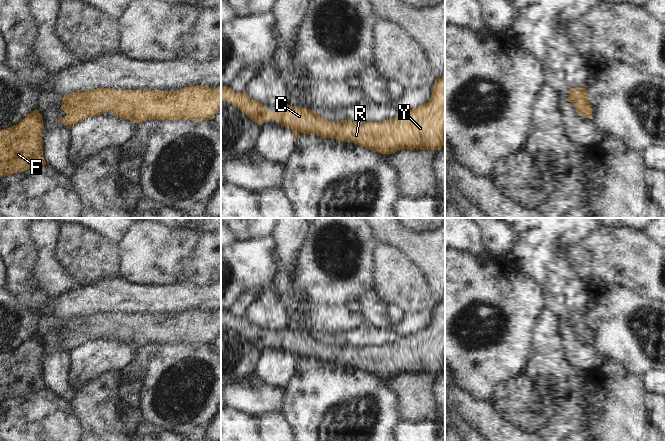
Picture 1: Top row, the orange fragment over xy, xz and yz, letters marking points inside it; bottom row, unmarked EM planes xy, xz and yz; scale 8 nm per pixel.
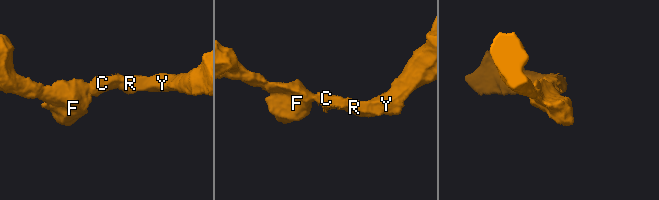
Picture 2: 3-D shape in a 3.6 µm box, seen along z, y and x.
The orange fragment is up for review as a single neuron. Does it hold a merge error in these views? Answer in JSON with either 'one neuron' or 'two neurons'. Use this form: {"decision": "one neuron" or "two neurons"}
{"decision": "one neuron"}

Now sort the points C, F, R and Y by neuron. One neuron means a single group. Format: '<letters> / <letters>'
C F R Y

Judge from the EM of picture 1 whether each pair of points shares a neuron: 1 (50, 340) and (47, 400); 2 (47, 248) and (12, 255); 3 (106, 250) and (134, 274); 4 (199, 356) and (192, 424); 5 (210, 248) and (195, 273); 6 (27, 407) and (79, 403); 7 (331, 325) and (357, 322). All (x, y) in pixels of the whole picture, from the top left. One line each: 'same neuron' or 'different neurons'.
1: different neurons
2: different neurons
3: different neurons
4: same neuron
5: same neuron
6: different neurons
7: same neuron

